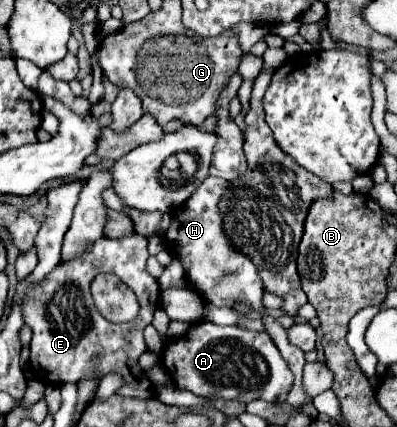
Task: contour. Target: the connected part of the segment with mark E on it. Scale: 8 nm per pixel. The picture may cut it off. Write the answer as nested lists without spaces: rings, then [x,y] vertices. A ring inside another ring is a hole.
[[[141,235],[123,239],[97,239],[77,261],[69,265],[59,265],[33,297],[27,301],[25,321],[33,329],[31,339],[31,367],[45,383],[77,383],[83,375],[97,371],[99,377],[105,373],[121,373],[125,385],[117,391],[123,397],[149,399],[155,395],[155,387],[149,383],[145,373],[139,369],[137,359],[147,349],[143,339],[145,325],[151,323],[153,311],[159,305],[159,285],[147,273],[147,239]],[[99,273],[115,273],[125,285],[133,289],[139,301],[139,315],[129,323],[109,323],[93,307],[89,293],[89,283]],[[67,307],[75,307],[75,317],[71,317]],[[93,361],[93,363],[91,363]]]

